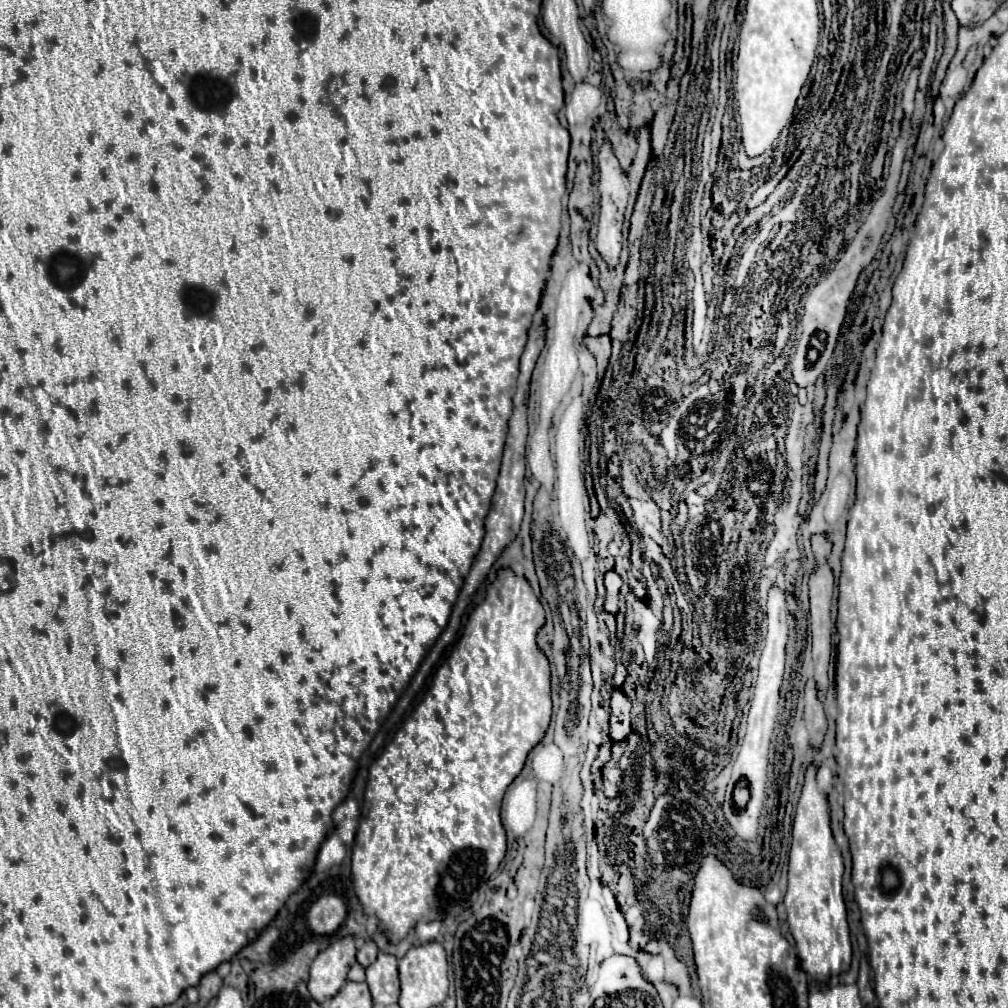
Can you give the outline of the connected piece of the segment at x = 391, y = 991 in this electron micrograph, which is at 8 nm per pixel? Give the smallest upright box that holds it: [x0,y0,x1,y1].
[367,952,401,1004]

